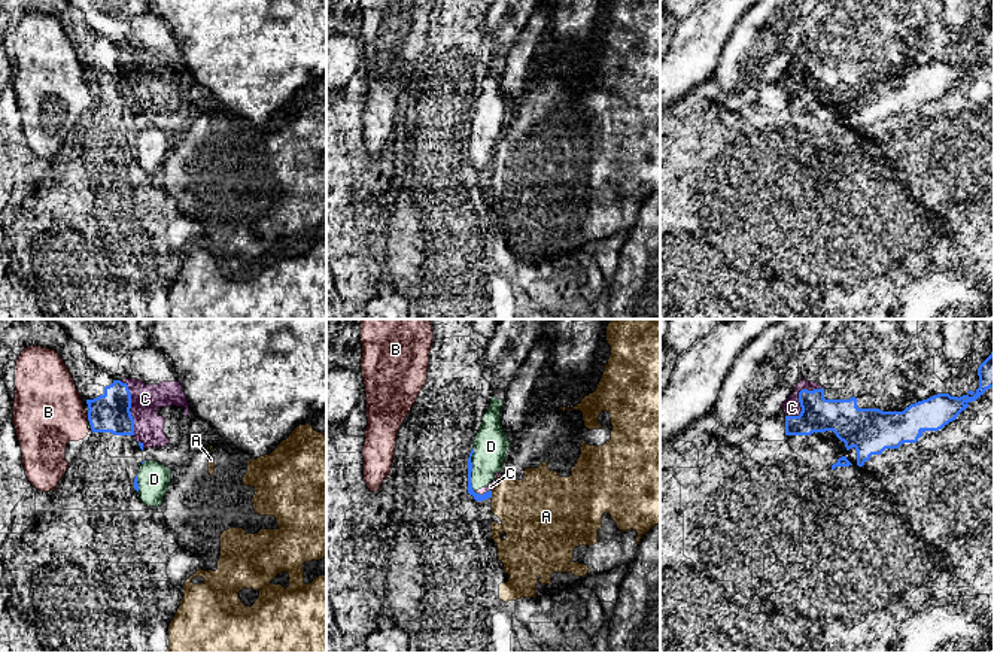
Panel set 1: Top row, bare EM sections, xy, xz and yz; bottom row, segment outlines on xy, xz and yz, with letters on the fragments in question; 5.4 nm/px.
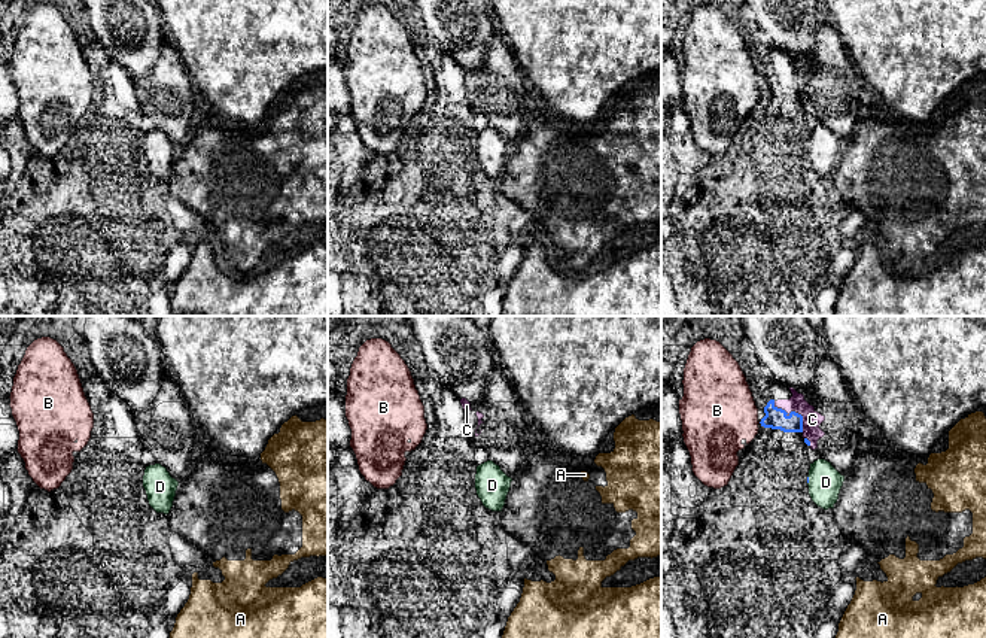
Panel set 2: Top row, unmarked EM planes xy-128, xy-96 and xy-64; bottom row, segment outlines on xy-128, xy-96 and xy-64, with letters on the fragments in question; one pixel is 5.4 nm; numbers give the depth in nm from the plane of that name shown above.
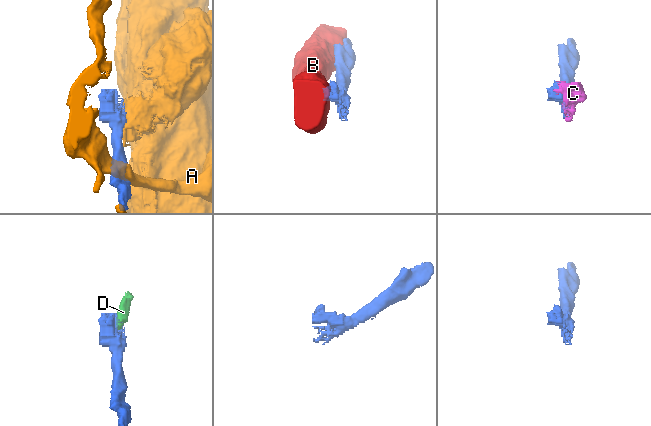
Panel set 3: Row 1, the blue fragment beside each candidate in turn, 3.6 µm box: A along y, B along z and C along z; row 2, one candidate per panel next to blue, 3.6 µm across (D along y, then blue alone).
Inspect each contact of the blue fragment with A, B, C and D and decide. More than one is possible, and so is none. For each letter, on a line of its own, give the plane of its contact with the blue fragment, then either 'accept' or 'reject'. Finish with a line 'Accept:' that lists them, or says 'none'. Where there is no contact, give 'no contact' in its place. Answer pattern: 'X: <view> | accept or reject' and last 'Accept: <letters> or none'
A: xz | reject
B: xy | reject
C: yz | reject
D: xz | accept
Accept: D

